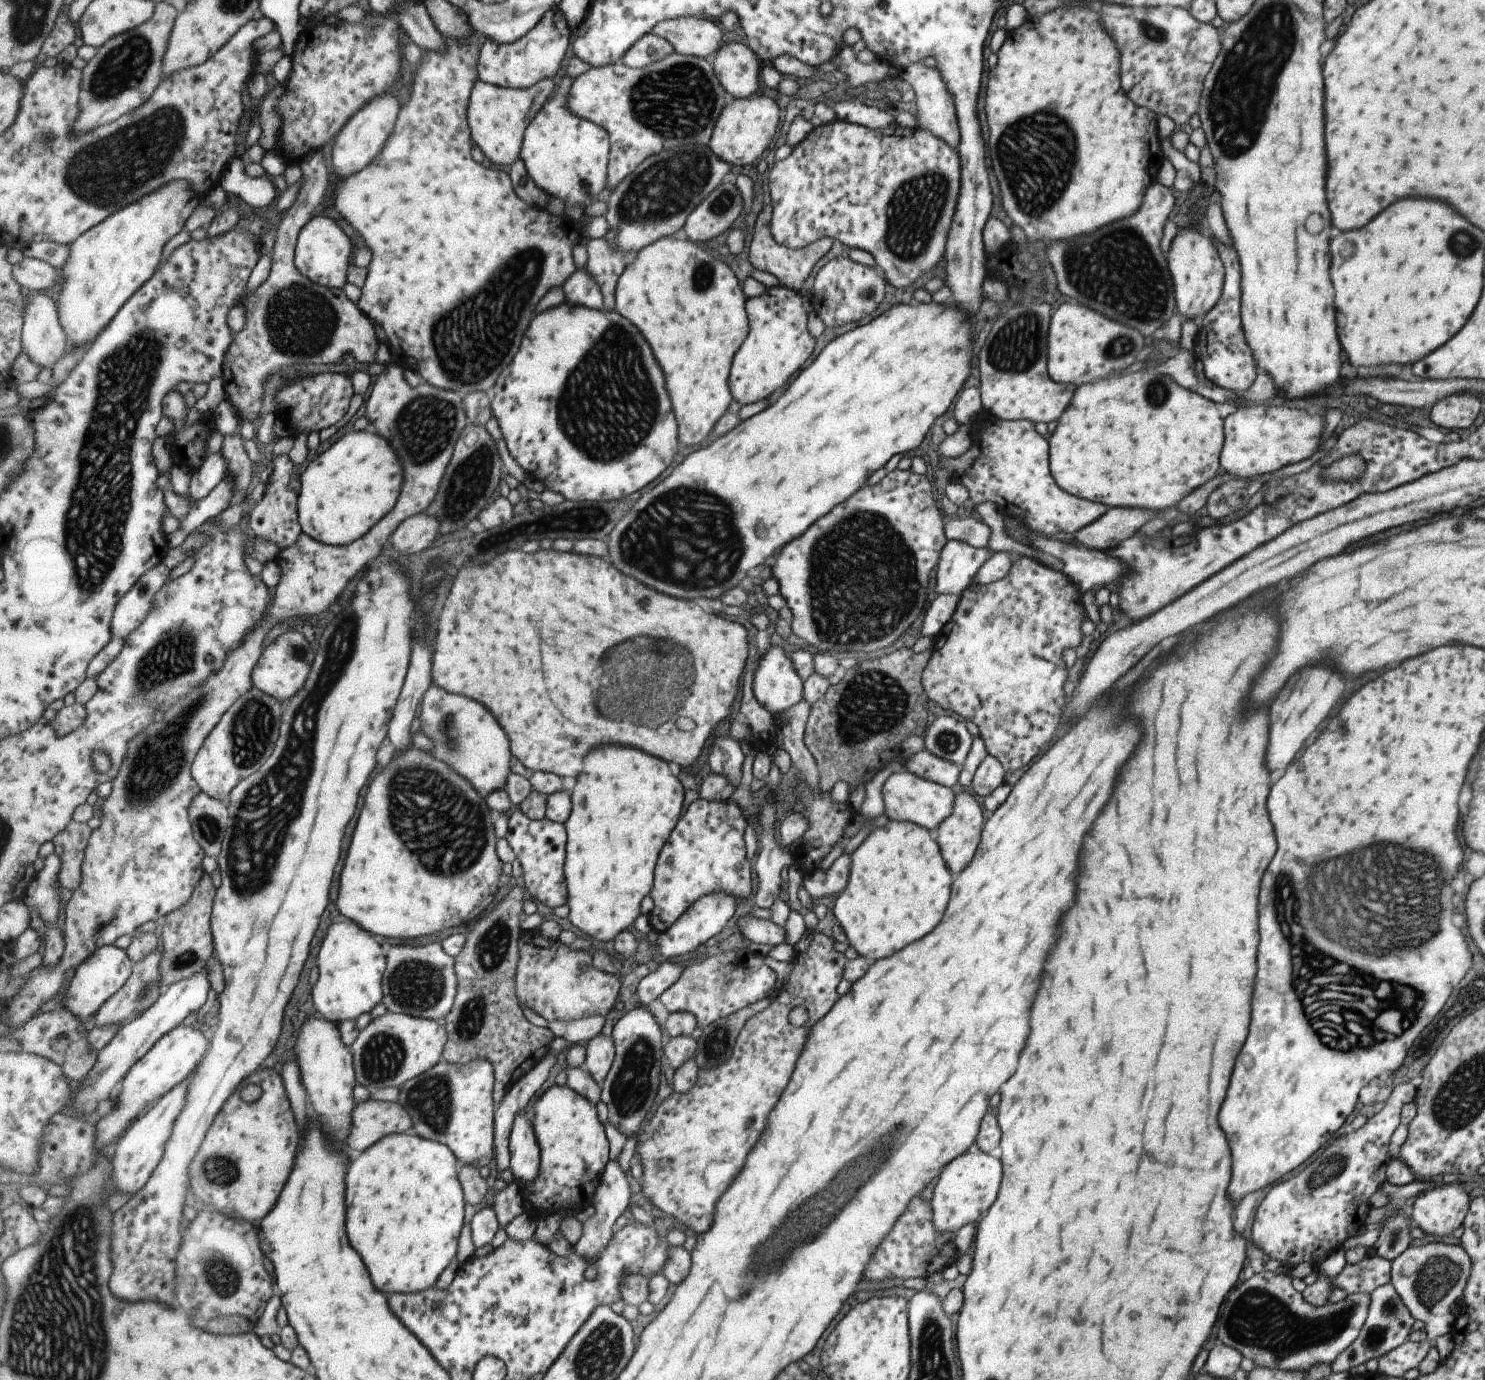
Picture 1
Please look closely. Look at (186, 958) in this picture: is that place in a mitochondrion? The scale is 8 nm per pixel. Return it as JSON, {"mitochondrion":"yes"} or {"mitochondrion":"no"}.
{"mitochondrion":"yes"}

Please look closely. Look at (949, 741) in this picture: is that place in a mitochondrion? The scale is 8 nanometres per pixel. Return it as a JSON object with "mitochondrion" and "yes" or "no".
{"mitochondrion":"yes"}

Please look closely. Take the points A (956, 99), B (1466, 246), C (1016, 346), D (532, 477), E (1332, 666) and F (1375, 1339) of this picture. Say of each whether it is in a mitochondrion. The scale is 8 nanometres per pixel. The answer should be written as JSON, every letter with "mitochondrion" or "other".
{"A":"other","B":"mitochondrion","C":"mitochondrion","D":"other","E":"other","F":"mitochondrion"}

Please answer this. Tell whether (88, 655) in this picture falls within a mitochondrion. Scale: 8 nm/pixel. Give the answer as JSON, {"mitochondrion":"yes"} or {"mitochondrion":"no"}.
{"mitochondrion":"no"}

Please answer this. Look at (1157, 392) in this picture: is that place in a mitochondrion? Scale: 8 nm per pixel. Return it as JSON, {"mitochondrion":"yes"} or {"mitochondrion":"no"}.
{"mitochondrion":"yes"}

